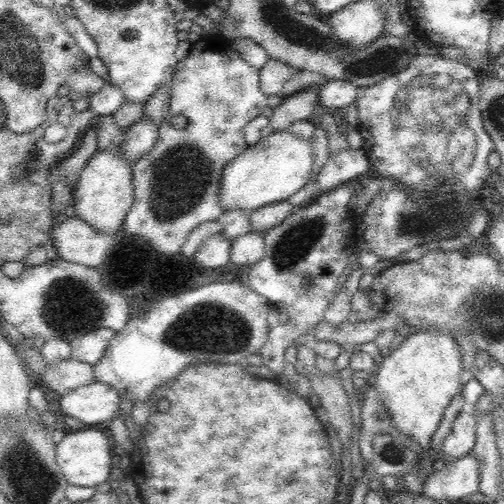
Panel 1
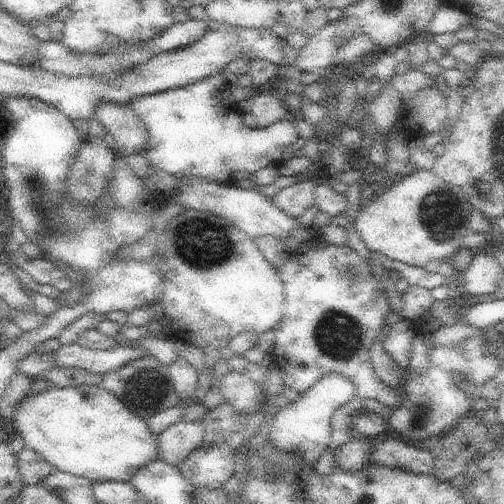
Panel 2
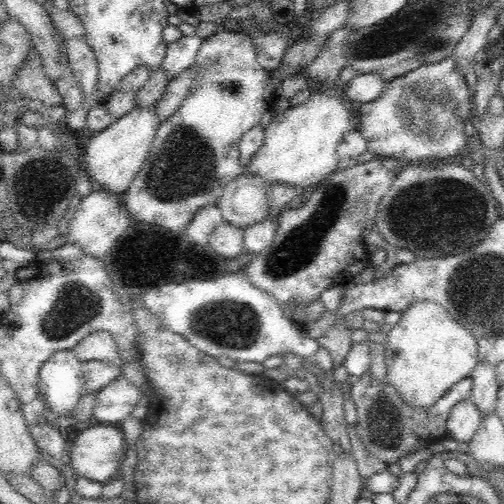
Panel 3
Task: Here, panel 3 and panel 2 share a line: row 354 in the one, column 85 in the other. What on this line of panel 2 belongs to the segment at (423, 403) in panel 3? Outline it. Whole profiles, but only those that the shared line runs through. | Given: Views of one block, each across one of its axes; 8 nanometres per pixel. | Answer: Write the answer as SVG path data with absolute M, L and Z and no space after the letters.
M43 384L41 394L23 398L13 410L13 426L23 444L35 450L51 468L57 472L73 474L79 478L87 478L91 484L99 482L129 482L139 468L151 464L157 458L157 436L151 434L147 422L133 414L121 400L99 386L73 386L73 388L57 388Z

